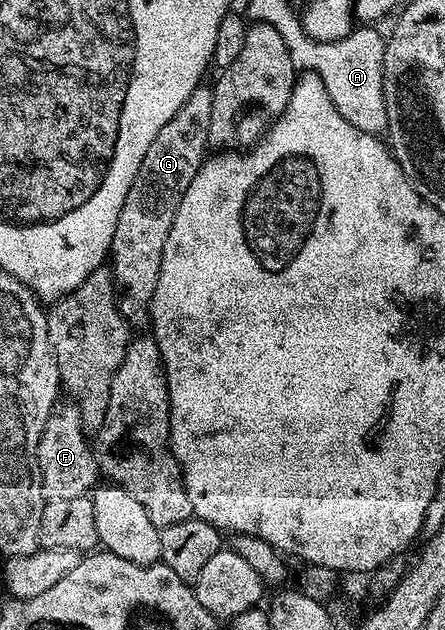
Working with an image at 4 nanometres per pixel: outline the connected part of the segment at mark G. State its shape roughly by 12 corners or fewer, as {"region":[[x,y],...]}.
{"region":[[201,84],[154,136],[118,212],[110,269],[147,319],[174,212],[210,143]]}

